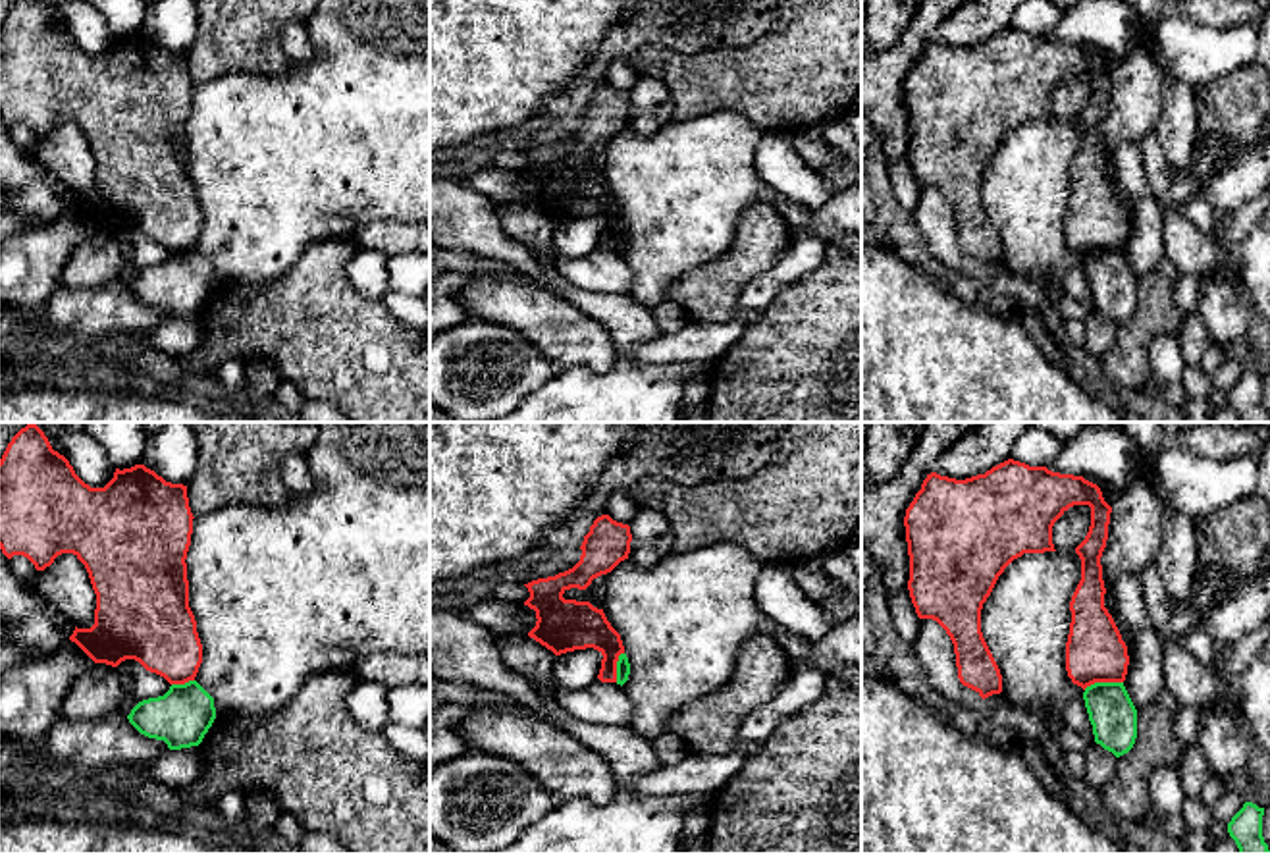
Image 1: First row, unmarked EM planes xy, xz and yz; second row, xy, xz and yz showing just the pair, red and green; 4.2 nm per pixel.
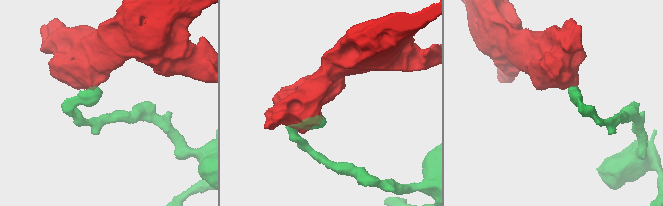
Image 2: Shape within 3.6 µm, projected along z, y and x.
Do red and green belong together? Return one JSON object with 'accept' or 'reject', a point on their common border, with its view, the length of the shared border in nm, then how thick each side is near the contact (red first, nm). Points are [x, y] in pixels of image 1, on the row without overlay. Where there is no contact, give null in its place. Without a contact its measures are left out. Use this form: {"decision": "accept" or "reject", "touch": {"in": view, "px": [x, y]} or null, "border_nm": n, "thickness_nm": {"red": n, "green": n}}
{"decision": "reject", "touch": {"in": "yz", "px": [1103, 249]}, "border_nm": 170, "thickness_nm": {"red": 260, "green": 190}}

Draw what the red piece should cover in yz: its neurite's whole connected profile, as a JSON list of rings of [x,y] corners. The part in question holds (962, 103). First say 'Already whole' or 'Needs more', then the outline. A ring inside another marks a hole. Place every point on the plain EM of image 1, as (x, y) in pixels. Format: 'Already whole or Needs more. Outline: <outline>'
Already whole. Outline: [[[1008,27],[985,42],[966,48],[927,42],[906,77],[904,94],[910,123],[908,158],[919,187],[937,189],[954,212],[958,247],[983,268],[1002,260],[1000,237],[981,200],[981,177],[1004,137],[1023,121],[1056,120],[1054,91],[1073,73],[1091,75],[1091,94],[1075,116],[1081,148],[1072,164],[1066,239],[1083,258],[1095,251],[1124,251],[1129,224],[1122,202],[1104,175],[1100,125],[1108,108],[1112,75],[1097,52],[1083,44],[1052,40]]]

